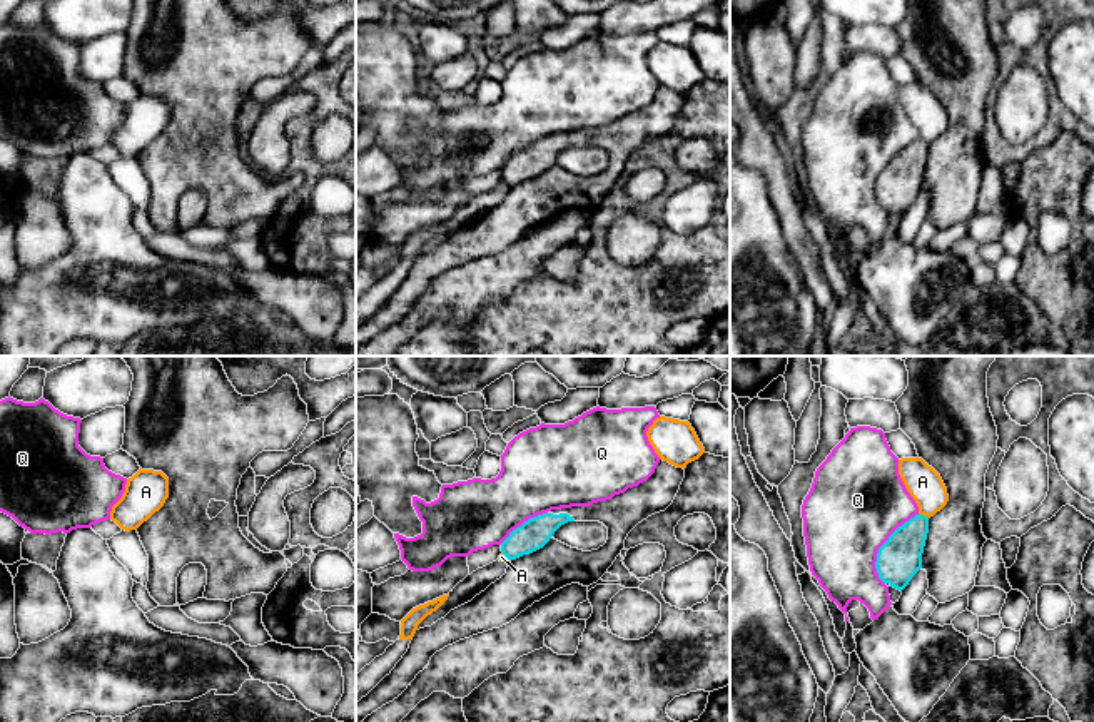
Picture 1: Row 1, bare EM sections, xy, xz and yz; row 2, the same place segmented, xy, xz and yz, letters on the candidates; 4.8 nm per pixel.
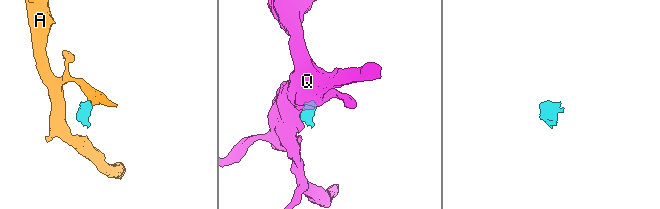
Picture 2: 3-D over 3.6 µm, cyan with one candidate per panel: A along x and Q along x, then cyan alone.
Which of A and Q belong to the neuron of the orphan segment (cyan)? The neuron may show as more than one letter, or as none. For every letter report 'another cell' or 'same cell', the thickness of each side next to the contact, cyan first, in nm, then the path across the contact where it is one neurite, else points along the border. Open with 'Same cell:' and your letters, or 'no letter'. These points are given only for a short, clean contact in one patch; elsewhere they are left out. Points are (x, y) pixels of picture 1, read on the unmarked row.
Same cell: no letter
A: another cell; calibres 220 and 170 nm; border yz (919, 137), (927, 144)
Q: another cell; calibres 220 and 460 nm

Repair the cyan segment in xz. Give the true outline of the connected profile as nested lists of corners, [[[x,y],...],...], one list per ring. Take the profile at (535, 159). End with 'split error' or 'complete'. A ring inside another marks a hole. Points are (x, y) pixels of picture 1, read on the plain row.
[[[660,85],[646,107],[611,125],[551,135],[513,155],[501,169],[501,177],[509,186],[506,199],[471,227],[431,252],[416,256],[408,277],[391,299],[356,329],[356,353],[398,324],[444,272],[509,249],[534,227],[566,211],[590,212],[601,206],[625,175],[628,159],[648,142],[665,137],[683,104],[683,94]],[[568,147],[603,149],[608,154],[606,169],[583,177],[555,165],[553,159]]]; split error

